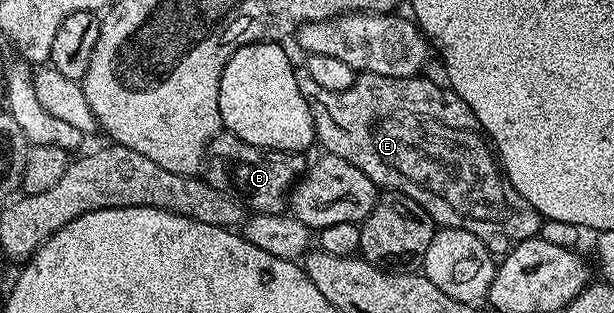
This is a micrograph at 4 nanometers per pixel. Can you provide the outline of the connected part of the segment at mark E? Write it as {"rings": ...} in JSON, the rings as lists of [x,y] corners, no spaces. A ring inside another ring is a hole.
{"rings":[[[303,67],[296,69],[296,78],[298,79],[298,91],[302,91],[302,95],[310,107],[310,115],[314,119],[314,127],[316,128],[316,141],[318,145],[321,145],[321,150],[324,153],[333,153],[342,159],[346,159],[346,163],[354,163],[354,167],[358,167],[358,171],[365,173],[377,187],[383,187],[385,190],[394,193],[403,193],[404,196],[414,199],[414,203],[418,203],[432,216],[433,222],[437,226],[470,232],[471,235],[477,236],[481,240],[481,243],[496,259],[505,257],[511,251],[512,246],[519,241],[535,237],[541,232],[542,218],[540,213],[534,211],[534,207],[530,207],[530,203],[526,203],[526,199],[522,199],[522,195],[518,195],[518,191],[514,191],[514,187],[504,175],[503,168],[498,164],[498,158],[490,148],[490,142],[484,130],[481,129],[478,119],[470,111],[468,104],[451,87],[434,83],[427,75],[387,77],[377,73],[361,72],[355,83],[346,91],[325,91],[323,87],[318,87],[318,83],[314,83],[314,79],[310,79],[310,71],[306,71]]]}

